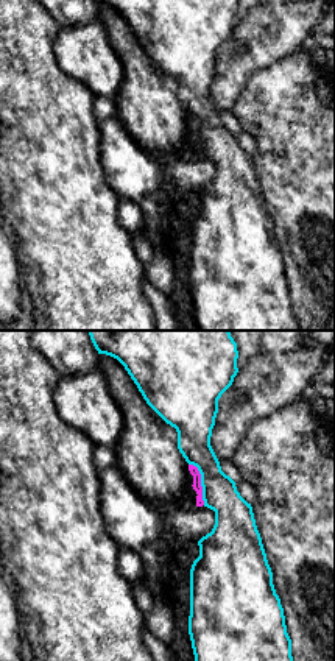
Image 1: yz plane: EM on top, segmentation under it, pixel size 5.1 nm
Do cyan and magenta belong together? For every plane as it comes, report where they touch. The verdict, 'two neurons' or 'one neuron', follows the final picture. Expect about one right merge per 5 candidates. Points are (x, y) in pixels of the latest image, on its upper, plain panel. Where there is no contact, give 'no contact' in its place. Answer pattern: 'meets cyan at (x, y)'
meets cyan at (201, 133)

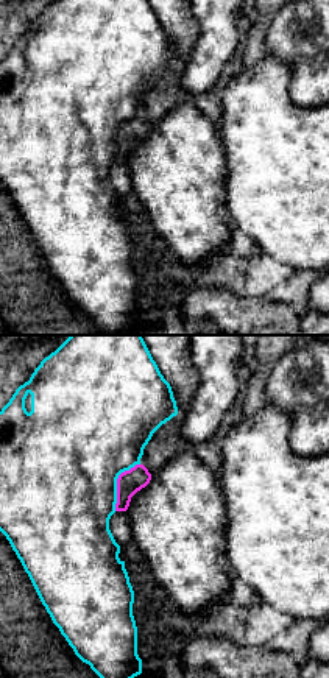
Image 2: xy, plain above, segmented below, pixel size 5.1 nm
meets cyan at (116, 134)

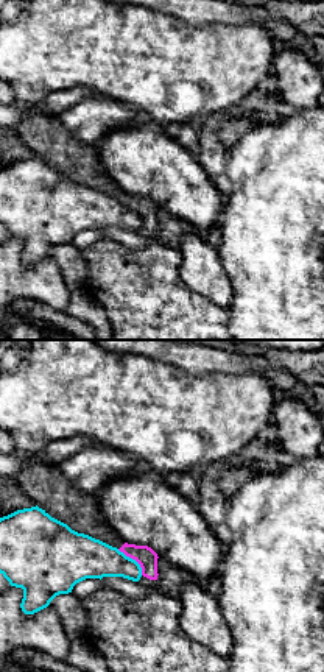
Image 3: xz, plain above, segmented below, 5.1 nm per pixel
meets cyan at (131, 209)

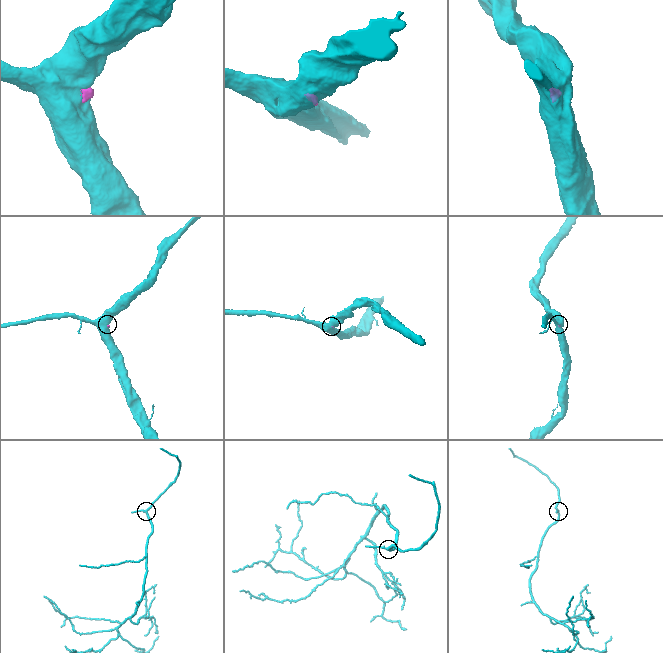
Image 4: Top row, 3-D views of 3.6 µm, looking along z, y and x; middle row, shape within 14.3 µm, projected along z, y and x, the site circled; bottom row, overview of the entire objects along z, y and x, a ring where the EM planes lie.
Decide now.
two neurons

